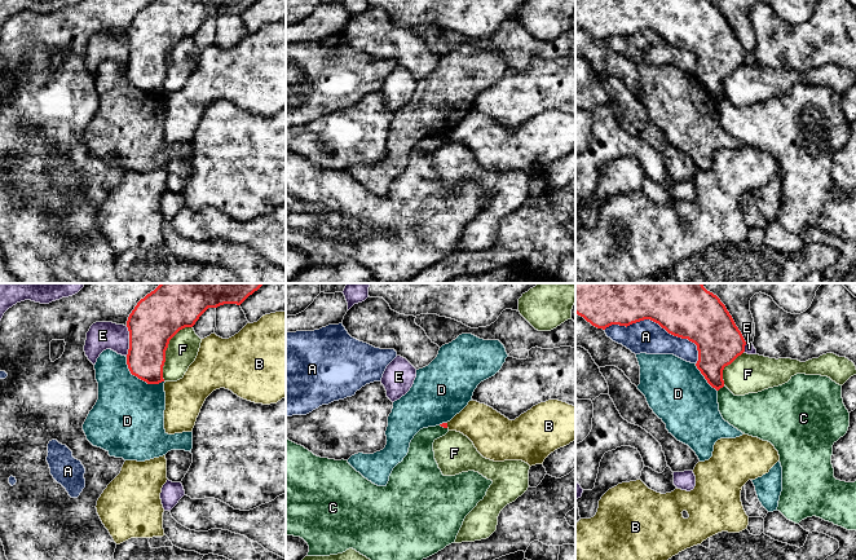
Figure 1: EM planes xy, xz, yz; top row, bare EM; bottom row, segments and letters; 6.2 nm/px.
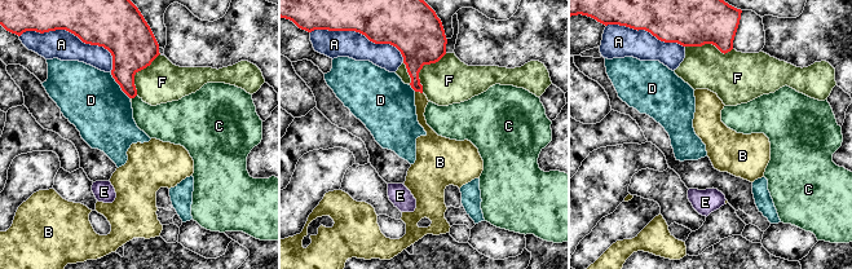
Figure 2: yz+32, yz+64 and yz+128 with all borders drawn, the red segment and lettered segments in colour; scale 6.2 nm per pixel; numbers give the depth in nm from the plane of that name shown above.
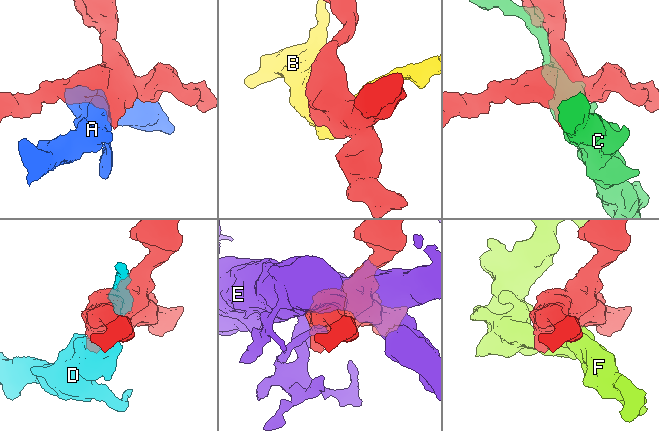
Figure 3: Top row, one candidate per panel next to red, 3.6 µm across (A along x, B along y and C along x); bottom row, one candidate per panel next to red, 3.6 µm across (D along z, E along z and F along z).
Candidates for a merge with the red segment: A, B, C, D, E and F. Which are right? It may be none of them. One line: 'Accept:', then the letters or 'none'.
Accept: none

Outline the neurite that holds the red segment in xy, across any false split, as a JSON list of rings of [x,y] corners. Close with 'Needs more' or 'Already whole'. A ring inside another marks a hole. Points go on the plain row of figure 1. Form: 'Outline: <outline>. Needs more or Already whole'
Outline: [[[154,0],[141,9],[128,27],[129,59],[127,75],[132,85],[147,94],[159,94],[163,89],[166,61],[169,50],[182,39],[193,38],[208,18],[224,14],[241,16],[257,0]]]. Already whole

